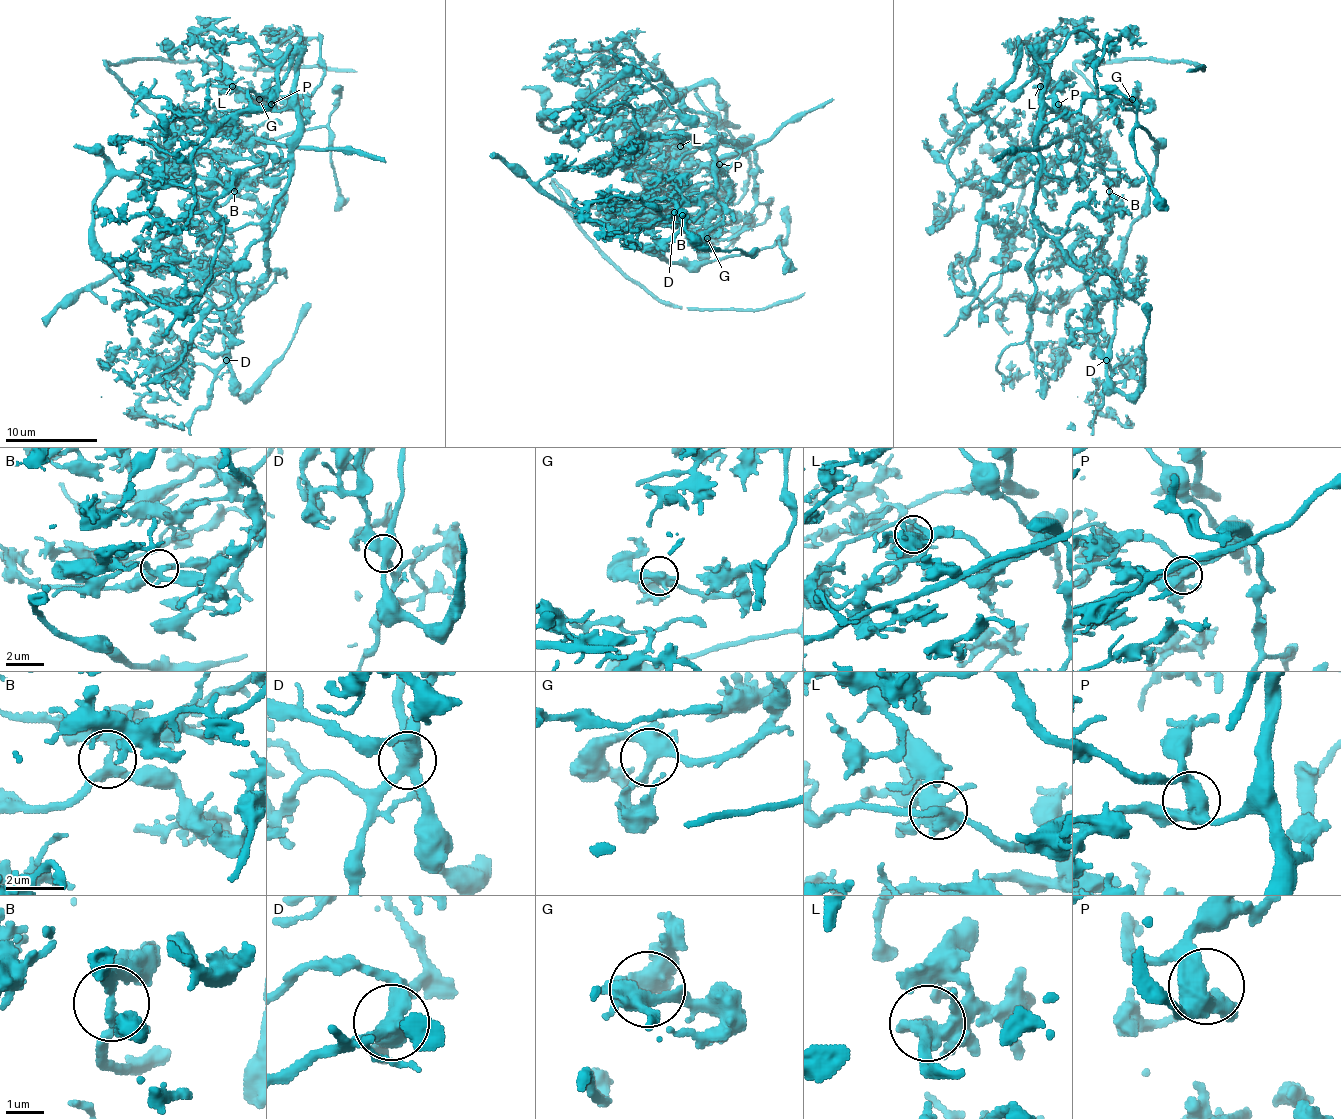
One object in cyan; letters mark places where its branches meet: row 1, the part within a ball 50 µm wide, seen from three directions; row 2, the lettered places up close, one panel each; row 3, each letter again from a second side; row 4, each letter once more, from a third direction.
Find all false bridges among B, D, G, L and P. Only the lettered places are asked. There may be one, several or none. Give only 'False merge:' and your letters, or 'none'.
False merge: B, D

